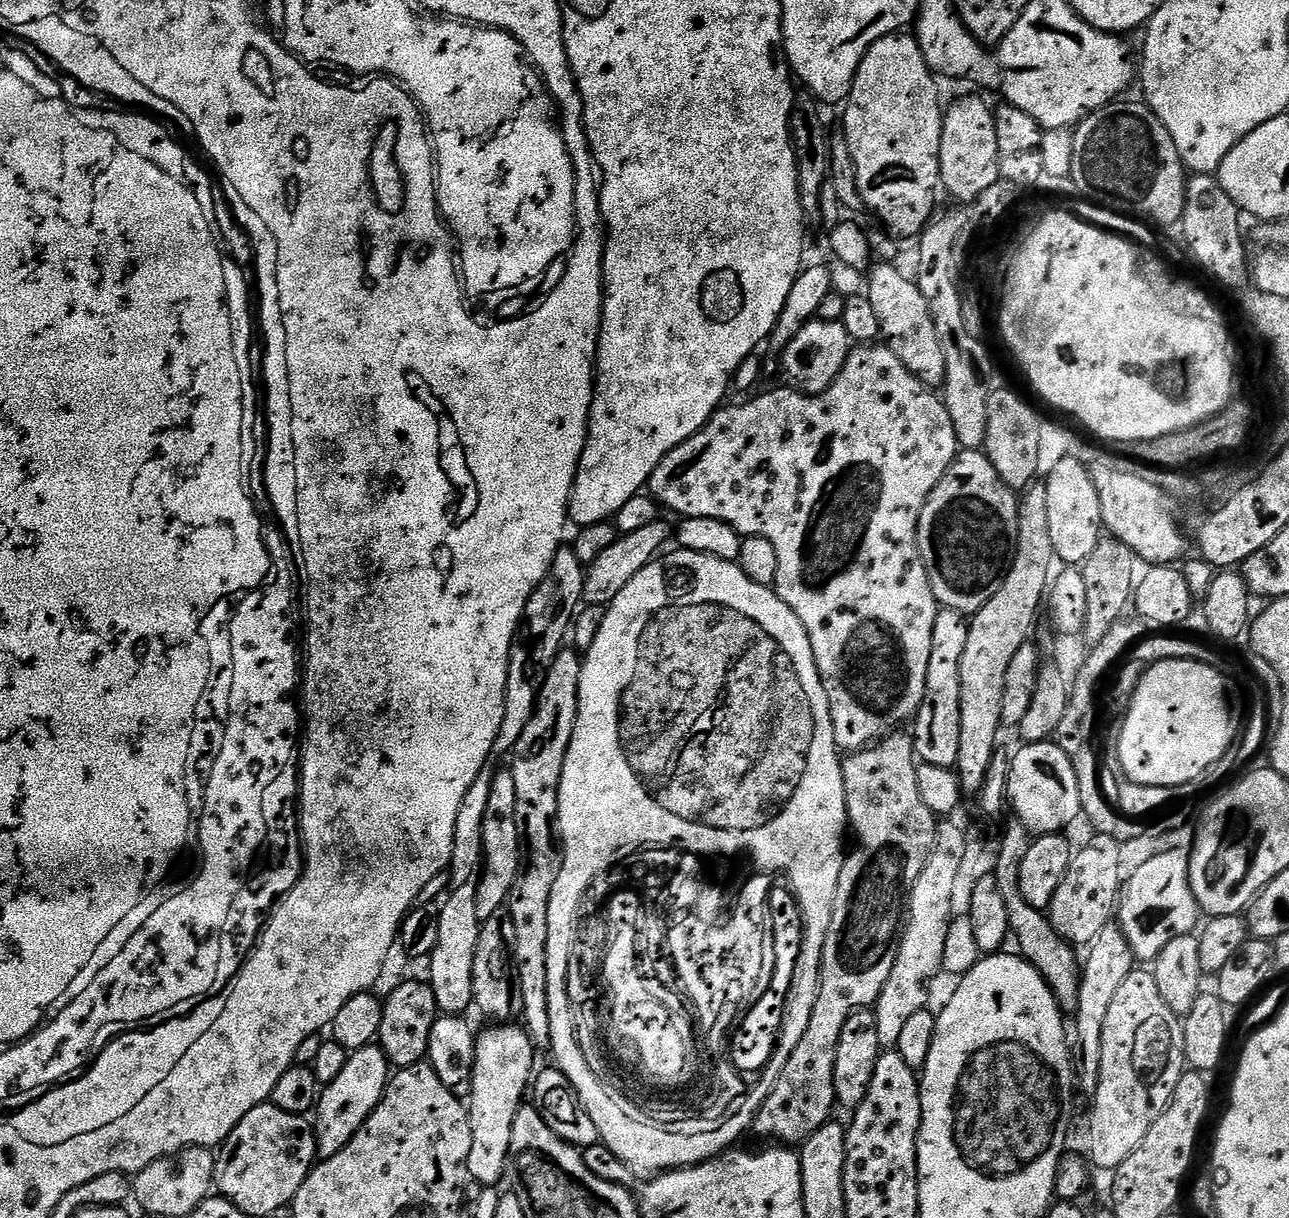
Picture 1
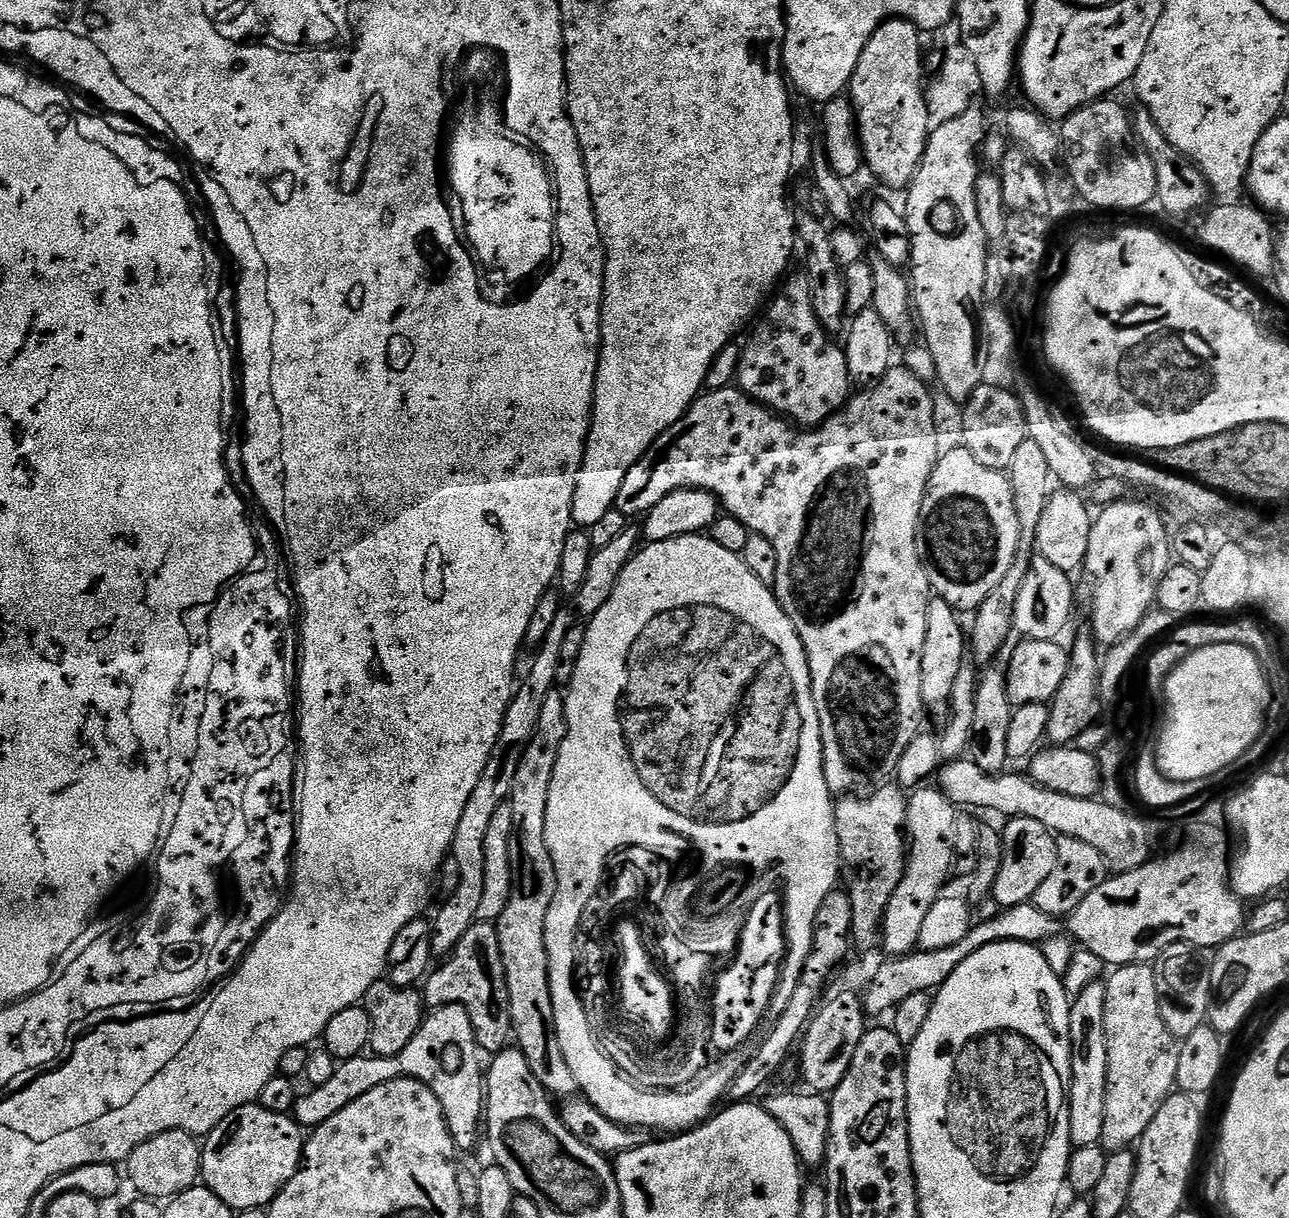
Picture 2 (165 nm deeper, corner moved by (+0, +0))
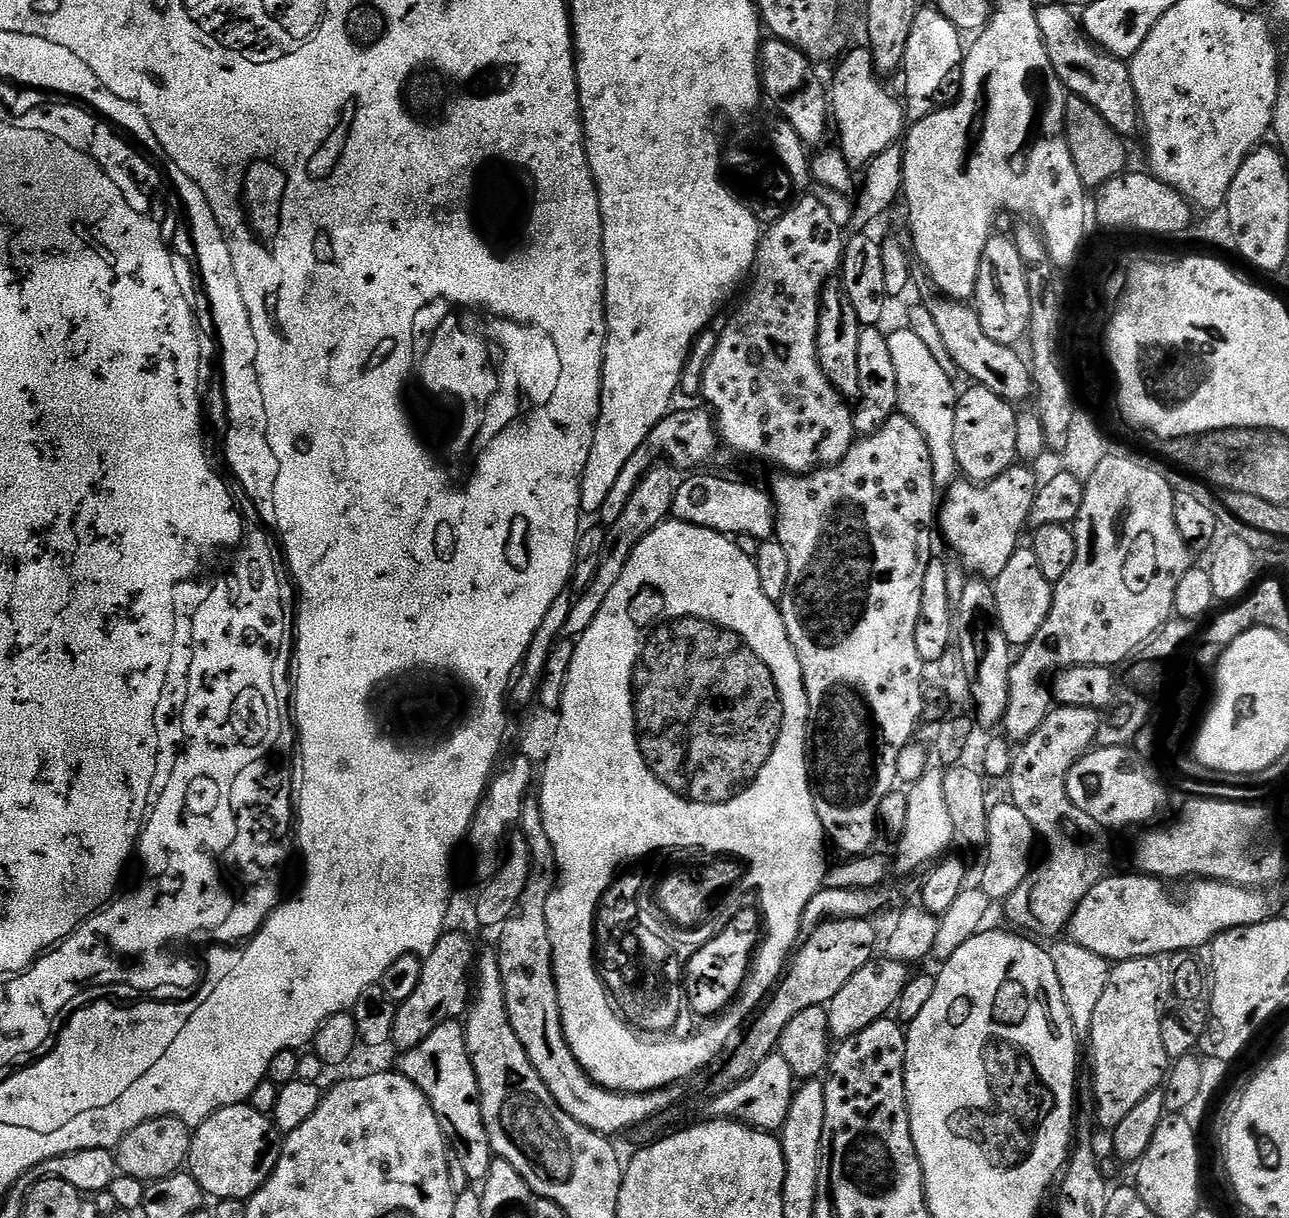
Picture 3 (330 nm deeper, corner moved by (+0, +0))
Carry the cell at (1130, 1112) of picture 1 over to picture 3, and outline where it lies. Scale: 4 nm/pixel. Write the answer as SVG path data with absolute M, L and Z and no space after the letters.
M1139 956L1133 960L1119 961L1111 969L1109 981L1106 982L1106 990L1102 993L1102 998L1095 1007L1092 1029L1090 1031L1090 1041L1092 1040L1092 1096L1096 1099L1096 1120L1105 1130L1111 1130L1118 1126L1118 1122L1123 1122L1128 1115L1134 1111L1134 1106L1138 1106L1138 1102L1142 1102L1142 1098L1146 1098L1146 1094L1157 1091L1163 1085L1166 1079L1166 1073L1170 1067L1170 1061L1166 1050L1162 1046L1162 1026L1160 1018L1162 1008L1159 1008L1160 996L1162 997L1162 985L1164 982L1165 965L1161 963L1155 956Z

